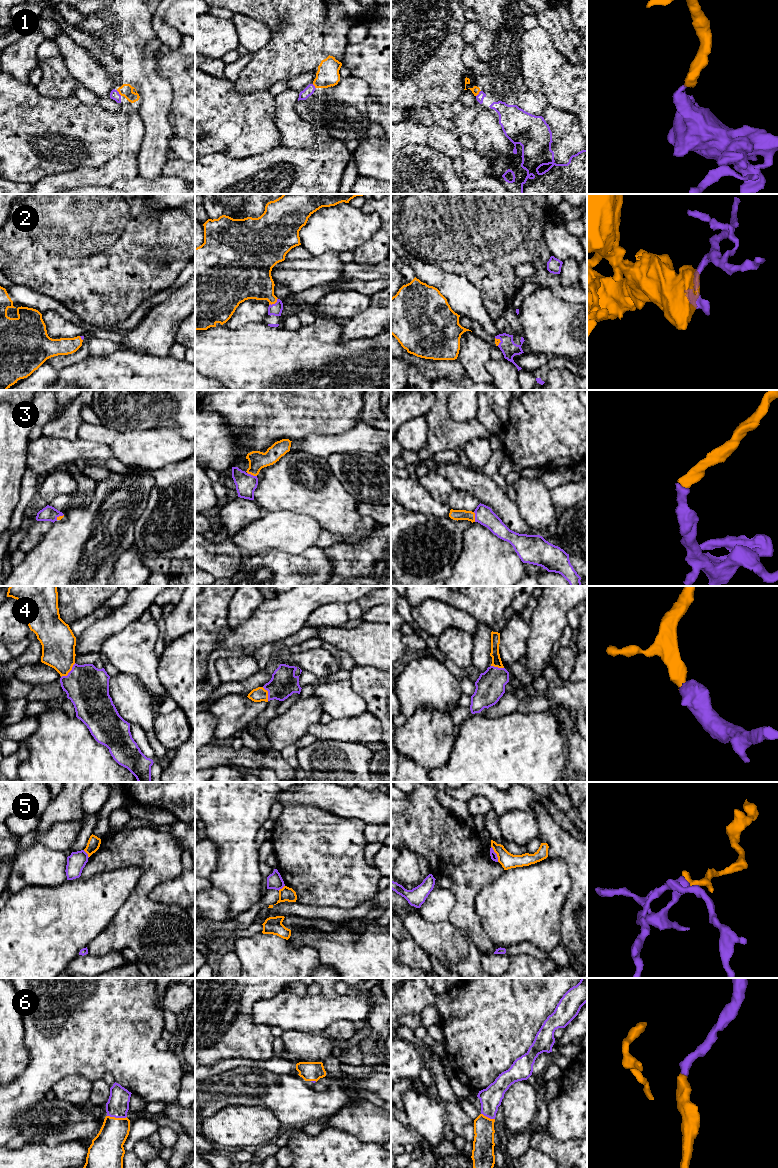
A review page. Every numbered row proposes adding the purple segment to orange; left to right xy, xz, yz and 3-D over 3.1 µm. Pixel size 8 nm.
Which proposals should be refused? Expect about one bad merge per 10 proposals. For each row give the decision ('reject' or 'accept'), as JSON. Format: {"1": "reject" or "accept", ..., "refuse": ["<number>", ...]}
{"1": "accept", "2": "accept", "3": "accept", "4": "accept", "5": "reject", "6": "accept", "refuse": ["5"]}

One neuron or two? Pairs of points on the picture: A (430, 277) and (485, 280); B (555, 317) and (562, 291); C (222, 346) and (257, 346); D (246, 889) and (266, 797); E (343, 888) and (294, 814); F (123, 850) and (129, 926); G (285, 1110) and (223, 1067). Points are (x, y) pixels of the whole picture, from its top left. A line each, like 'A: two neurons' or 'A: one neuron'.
A: two neurons
B: two neurons
C: one neuron
D: one neuron
E: one neuron
F: one neuron
G: two neurons

